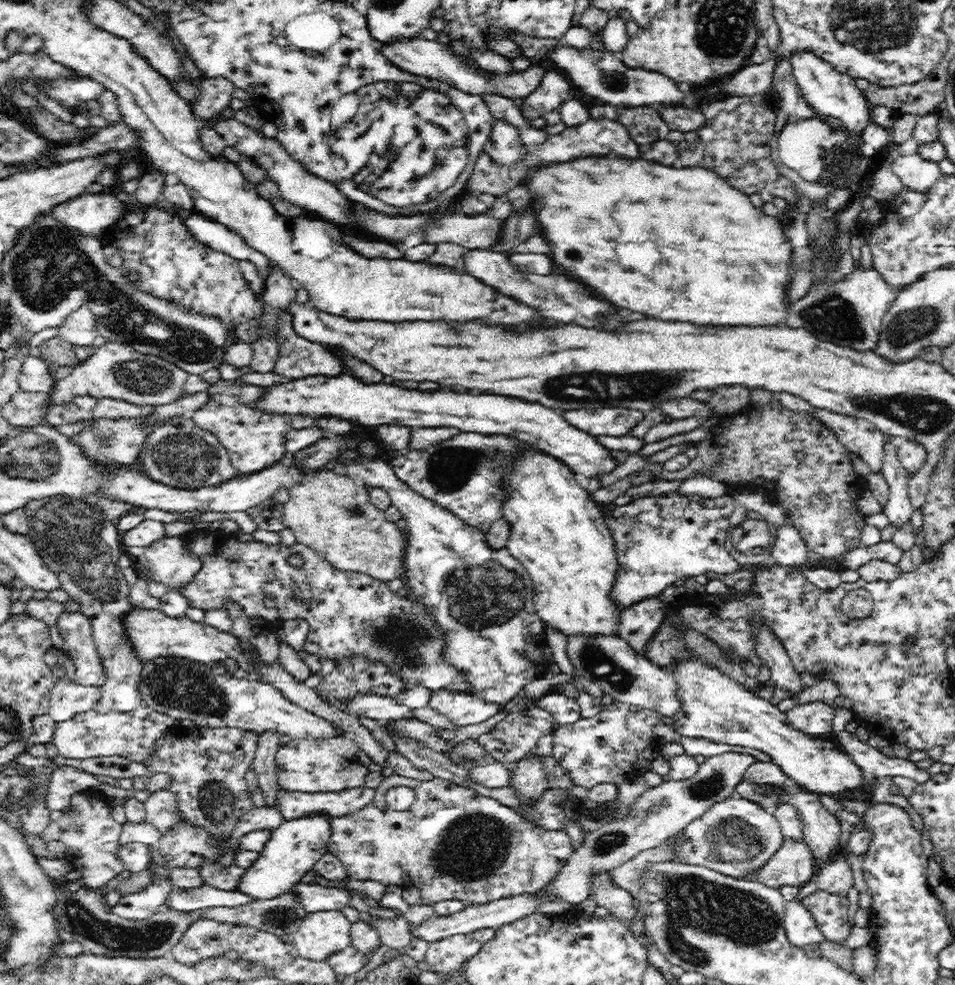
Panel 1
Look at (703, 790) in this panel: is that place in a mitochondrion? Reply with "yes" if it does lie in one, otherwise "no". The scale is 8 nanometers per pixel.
yes

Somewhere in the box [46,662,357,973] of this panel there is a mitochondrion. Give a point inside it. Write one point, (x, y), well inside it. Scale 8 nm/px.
(116, 937)

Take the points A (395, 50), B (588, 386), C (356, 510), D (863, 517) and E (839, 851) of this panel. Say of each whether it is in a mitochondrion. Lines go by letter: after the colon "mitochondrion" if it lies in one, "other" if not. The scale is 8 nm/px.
A: other
B: mitochondrion
C: mitochondrion
D: other
E: other

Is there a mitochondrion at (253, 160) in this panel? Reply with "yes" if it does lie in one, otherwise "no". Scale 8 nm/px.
no

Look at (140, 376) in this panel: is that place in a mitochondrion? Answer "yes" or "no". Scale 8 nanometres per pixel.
yes

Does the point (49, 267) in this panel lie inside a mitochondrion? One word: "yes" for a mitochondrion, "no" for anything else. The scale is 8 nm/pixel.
yes

